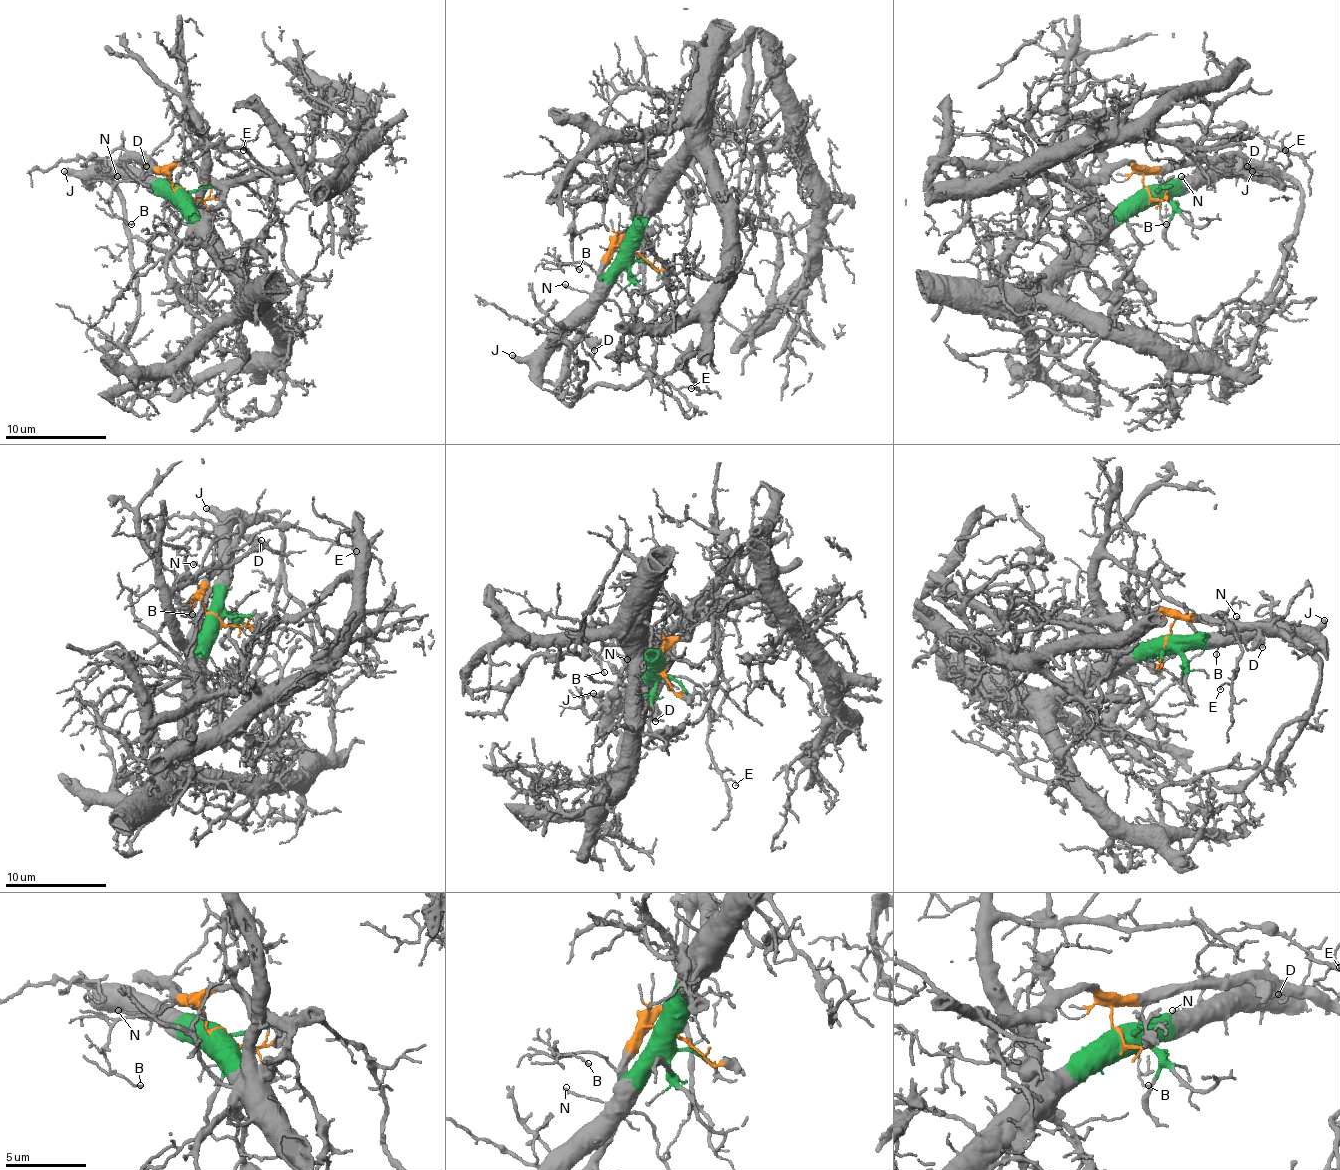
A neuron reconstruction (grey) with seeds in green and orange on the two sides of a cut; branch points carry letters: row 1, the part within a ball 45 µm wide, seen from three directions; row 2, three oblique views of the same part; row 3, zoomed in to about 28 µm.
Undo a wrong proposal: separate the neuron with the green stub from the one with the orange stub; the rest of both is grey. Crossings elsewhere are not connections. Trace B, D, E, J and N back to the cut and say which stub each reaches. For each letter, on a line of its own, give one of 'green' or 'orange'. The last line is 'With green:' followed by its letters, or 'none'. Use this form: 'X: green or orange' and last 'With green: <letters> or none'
B: orange
D: orange
E: orange
J: green
N: green
With green: J, N

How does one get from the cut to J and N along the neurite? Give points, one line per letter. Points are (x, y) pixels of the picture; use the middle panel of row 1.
J: (630, 249), (590, 297), (536, 351), (521, 358), (511, 356)
N: (630, 249), (590, 292), (564, 285)

